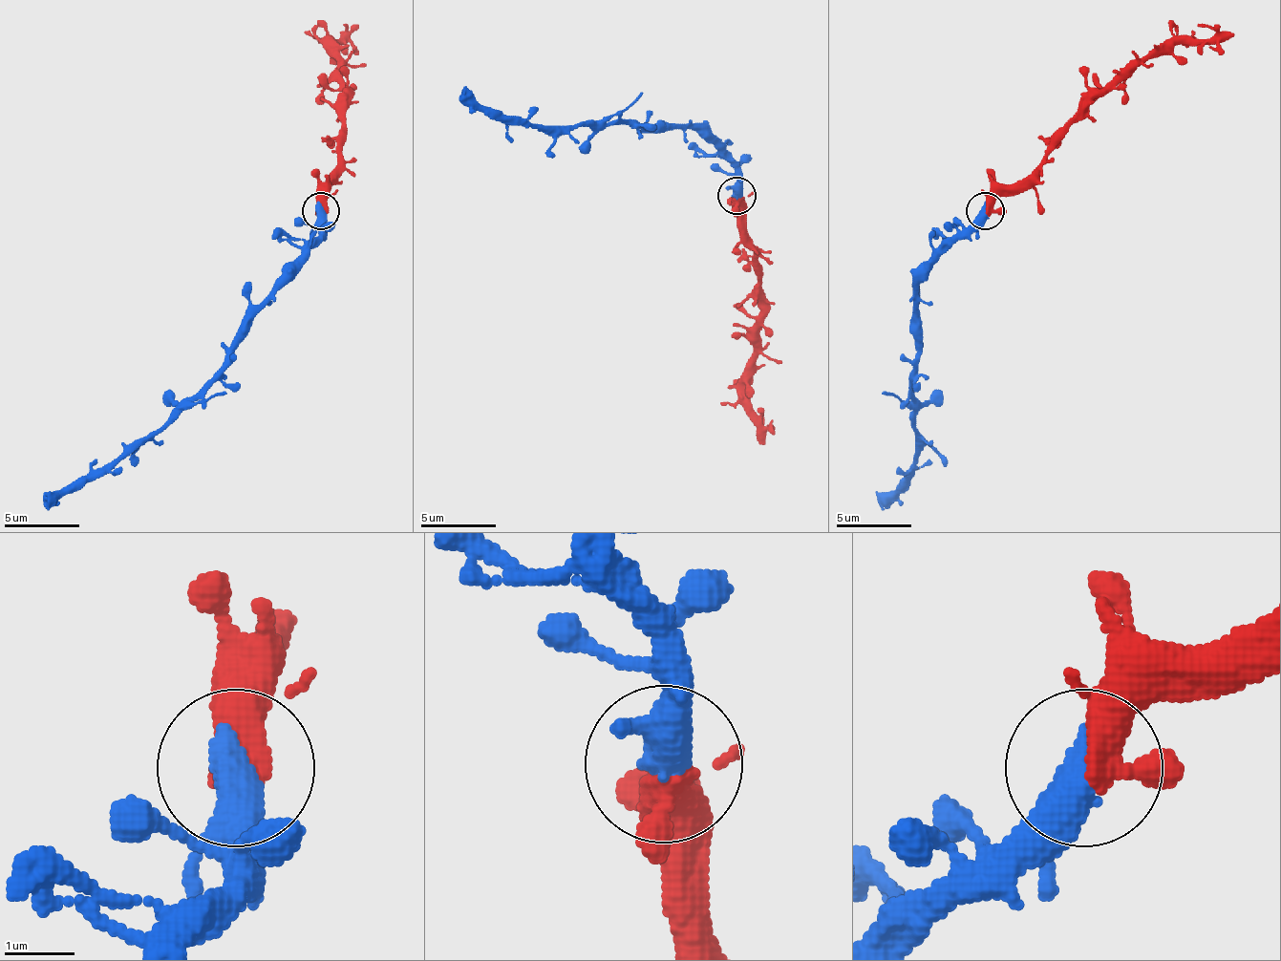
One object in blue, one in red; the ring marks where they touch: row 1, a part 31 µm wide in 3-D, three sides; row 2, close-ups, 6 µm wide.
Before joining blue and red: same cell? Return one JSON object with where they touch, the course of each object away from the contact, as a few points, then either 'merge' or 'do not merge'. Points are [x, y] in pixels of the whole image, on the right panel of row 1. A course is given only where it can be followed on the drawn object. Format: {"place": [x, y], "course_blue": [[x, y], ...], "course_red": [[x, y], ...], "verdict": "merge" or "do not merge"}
{"place": [985, 210], "course_blue": [[984, 209], [916, 288], [916, 432], [912, 473], [886, 507]], "course_red": [[984, 209], [1022, 183], [1067, 127], [1142, 63], [1176, 44], [1206, 44], [1232, 32]], "verdict": "merge"}

